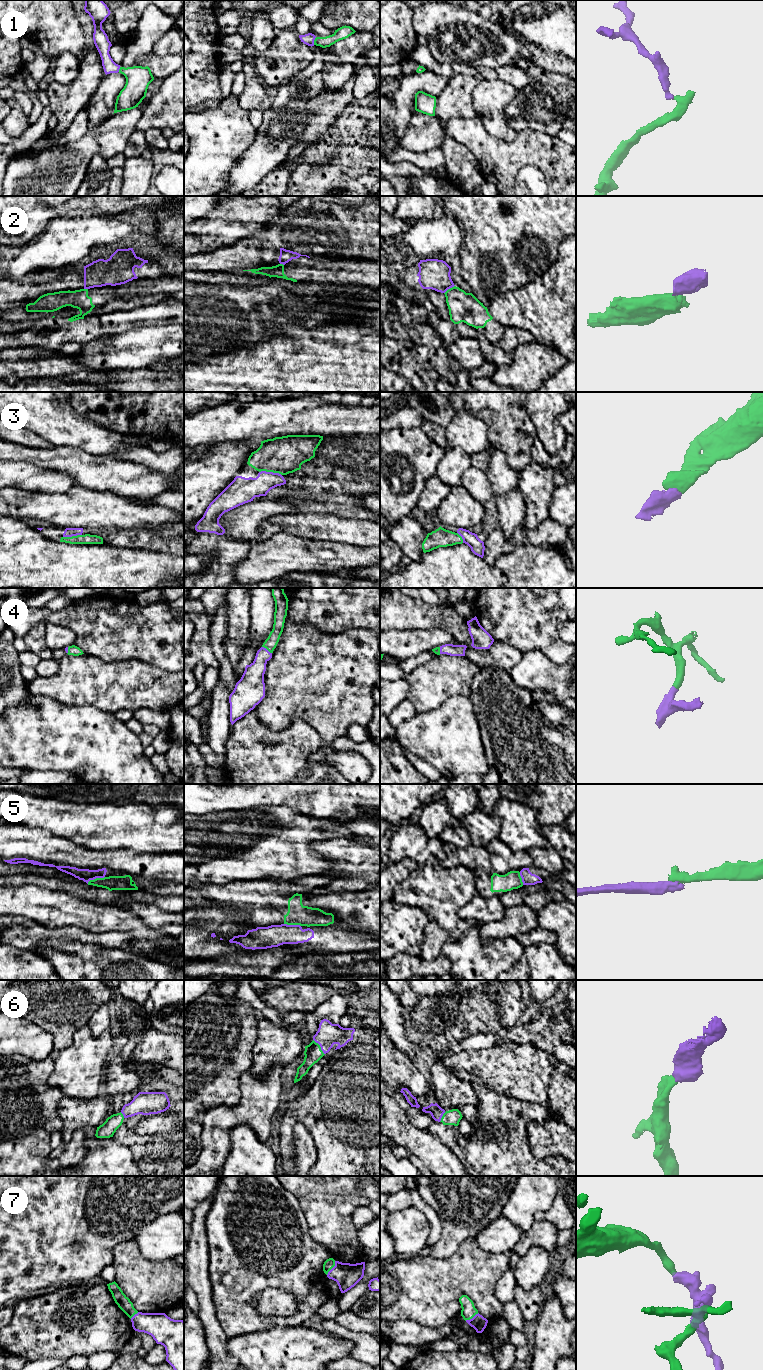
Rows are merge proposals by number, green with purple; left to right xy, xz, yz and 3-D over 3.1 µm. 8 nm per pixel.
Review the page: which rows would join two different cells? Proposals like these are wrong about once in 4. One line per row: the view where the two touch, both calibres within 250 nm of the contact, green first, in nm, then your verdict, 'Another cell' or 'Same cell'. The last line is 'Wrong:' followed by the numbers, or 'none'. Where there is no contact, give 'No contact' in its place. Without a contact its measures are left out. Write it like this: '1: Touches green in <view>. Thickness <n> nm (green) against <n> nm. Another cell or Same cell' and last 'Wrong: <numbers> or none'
1: Touches green in xz. Thickness 100 nm (green) against 90 nm. Same cell
2: Touches green in yz. Thickness 240 nm (green) against 240 nm. Another cell
3: Touches green in xz. Thickness 300 nm (green) against 190 nm. Same cell
4: Touches green in xz. Thickness 100 nm (green) against 170 nm. Same cell
5: Touches green in xy. Thickness 110 nm (green) against 100 nm. Another cell
6: Touches green in xz. Thickness 140 nm (green) against 190 nm. Same cell
7: Touches green in xz. Thickness 80 nm (green) against 200 nm. Same cell
Wrong: 2, 5

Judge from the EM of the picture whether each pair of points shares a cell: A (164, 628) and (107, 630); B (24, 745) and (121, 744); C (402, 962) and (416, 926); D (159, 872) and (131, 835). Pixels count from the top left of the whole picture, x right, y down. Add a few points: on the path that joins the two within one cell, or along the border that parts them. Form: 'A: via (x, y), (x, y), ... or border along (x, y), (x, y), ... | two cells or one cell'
A: via (150, 632), (121, 630) | one cell
B: via (48, 745), (97, 746) | one cell
C: border along (419, 956), (397, 953), (390, 958) | two cells
D: border along (122, 847), (137, 852), (169, 853) | two cells

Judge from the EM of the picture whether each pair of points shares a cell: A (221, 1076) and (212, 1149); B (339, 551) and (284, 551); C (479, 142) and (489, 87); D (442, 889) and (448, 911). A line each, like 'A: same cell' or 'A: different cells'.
A: different cells
B: same cell
C: different cells
D: same cell

